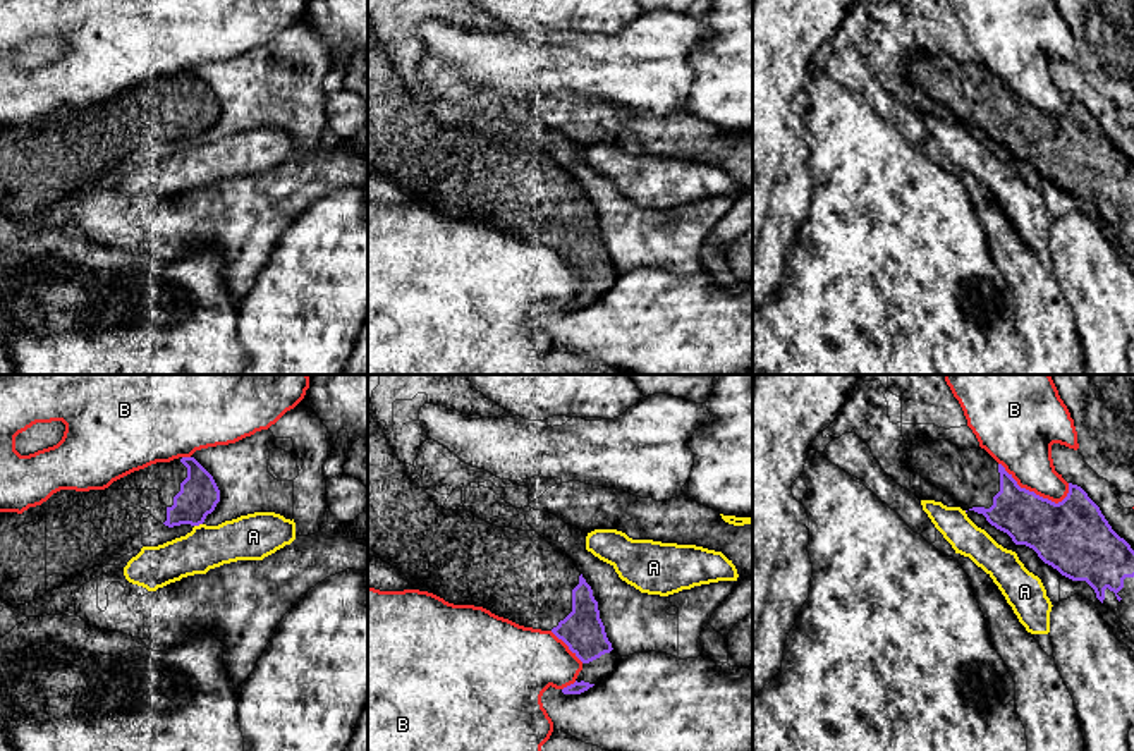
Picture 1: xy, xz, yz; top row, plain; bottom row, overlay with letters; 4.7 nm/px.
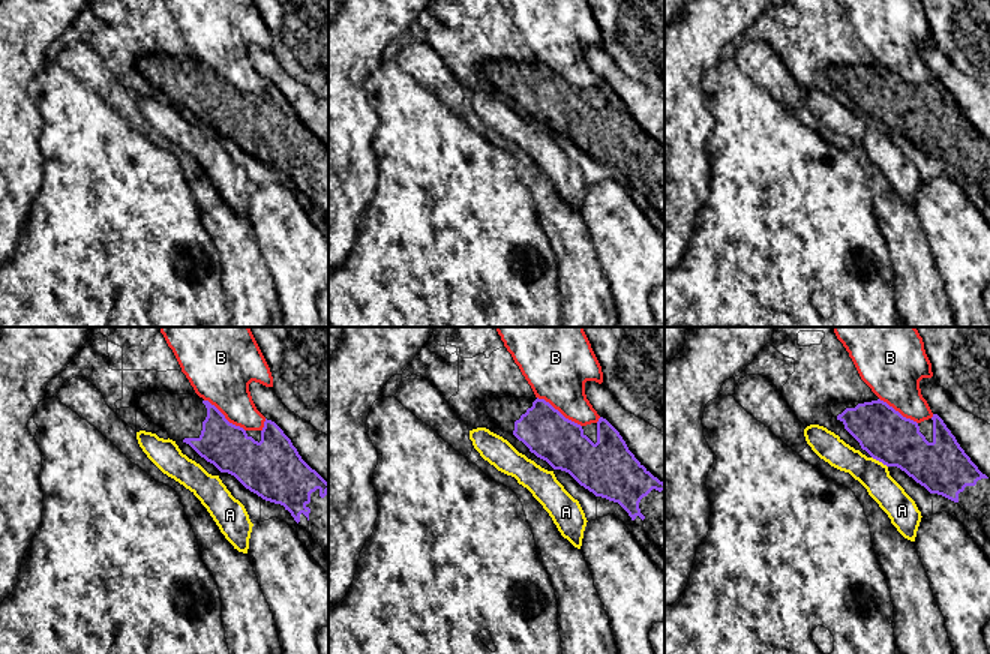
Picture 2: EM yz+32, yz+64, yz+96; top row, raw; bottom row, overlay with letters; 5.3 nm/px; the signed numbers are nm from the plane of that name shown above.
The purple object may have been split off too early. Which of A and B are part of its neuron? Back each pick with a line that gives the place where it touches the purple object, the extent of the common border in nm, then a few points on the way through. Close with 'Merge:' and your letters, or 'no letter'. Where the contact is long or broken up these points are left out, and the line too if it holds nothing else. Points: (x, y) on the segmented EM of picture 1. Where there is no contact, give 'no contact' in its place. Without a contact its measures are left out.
Merge: no letter

